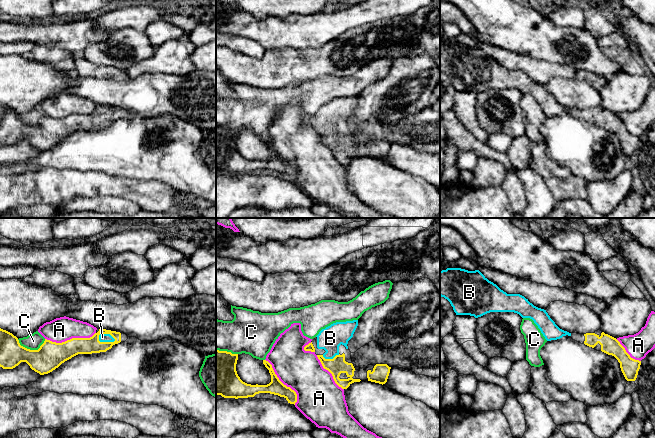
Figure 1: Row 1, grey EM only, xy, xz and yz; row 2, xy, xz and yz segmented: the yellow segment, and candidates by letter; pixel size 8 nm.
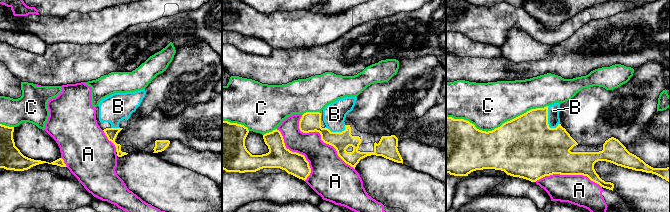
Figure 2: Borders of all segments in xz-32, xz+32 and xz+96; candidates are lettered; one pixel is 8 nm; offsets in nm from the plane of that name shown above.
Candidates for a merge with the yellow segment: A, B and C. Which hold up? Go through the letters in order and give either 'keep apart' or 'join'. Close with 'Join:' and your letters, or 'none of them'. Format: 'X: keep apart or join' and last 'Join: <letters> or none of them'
A: keep apart
B: join
C: keep apart
Join: B

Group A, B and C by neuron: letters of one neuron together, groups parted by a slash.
A / B / C

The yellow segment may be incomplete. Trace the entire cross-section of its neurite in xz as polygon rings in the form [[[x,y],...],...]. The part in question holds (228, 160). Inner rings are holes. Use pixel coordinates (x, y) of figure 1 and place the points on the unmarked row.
[[[216,126],[216,171],[238,175],[254,173],[259,169],[270,169],[284,173],[288,179],[295,181],[296,168],[279,156],[268,137],[263,136],[263,140],[269,146],[271,158],[267,161],[251,161],[243,158],[238,152],[237,136],[238,130]]]

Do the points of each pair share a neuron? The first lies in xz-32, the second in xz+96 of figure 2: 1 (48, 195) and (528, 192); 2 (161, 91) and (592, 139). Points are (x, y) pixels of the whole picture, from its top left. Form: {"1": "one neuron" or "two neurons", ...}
{"1": "one neuron", "2": "one neuron"}

